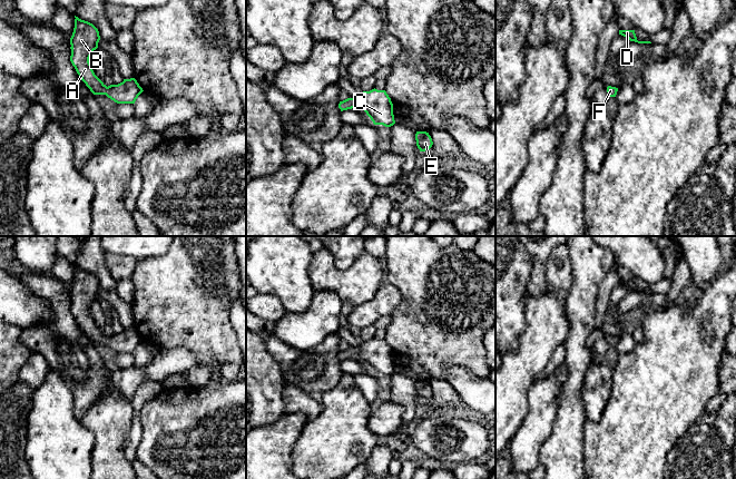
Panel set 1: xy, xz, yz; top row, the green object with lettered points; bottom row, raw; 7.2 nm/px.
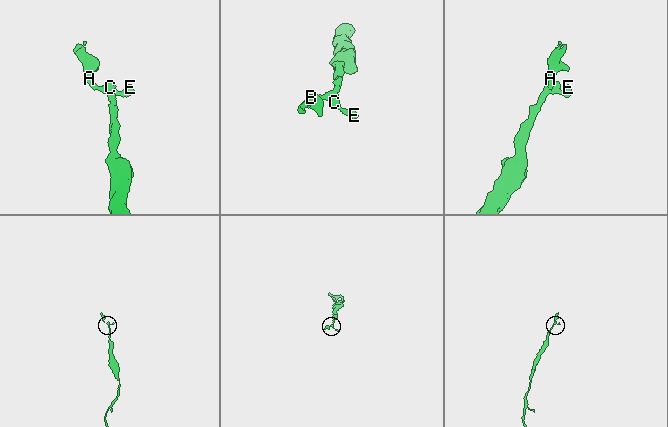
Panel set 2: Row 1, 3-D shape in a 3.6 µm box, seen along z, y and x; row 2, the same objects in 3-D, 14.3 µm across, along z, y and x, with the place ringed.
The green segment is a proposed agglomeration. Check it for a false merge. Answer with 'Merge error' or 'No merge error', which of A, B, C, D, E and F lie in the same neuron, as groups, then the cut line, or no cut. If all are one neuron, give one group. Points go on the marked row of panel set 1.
No merge error. Groups: A B C D E F. No split

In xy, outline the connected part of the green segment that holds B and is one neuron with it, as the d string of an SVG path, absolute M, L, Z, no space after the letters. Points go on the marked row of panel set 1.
M75 16L75 28L70 38L70 61L77 74L94 95L106 95L117 104L135 104L144 91L135 78L124 79L118 85L106 86L94 72L89 62L100 40L98 29Z

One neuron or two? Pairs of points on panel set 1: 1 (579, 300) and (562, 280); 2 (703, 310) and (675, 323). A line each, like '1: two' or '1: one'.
1: two
2: one

